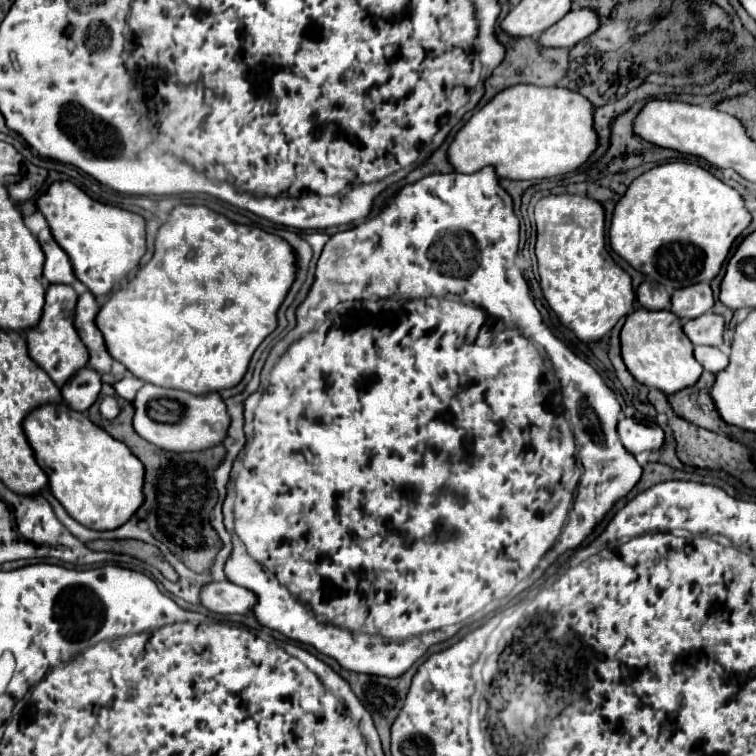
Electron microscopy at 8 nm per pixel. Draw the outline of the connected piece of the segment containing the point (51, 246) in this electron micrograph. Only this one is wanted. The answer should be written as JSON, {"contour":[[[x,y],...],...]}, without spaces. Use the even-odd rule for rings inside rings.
{"contour":[[[44,228],[38,234],[38,242],[46,254],[46,262],[44,262],[44,278],[48,282],[62,282],[62,284],[72,284],[76,280],[74,272],[72,272],[72,264],[68,260],[68,254],[58,246],[58,242],[54,240],[50,228]]]}

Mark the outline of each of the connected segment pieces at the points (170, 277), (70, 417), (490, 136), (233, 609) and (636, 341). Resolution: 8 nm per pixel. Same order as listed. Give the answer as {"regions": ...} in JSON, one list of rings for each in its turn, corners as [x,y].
{"regions":[[[[180,204],[170,212],[168,220],[160,226],[154,244],[156,244],[154,246],[154,258],[144,268],[138,270],[136,278],[130,280],[124,290],[114,292],[96,316],[96,326],[104,334],[104,342],[106,342],[106,348],[110,352],[110,356],[114,360],[122,362],[140,380],[150,382],[154,386],[162,386],[162,388],[176,388],[176,390],[184,390],[184,392],[202,396],[202,394],[208,394],[208,392],[220,392],[224,388],[236,386],[242,380],[242,376],[246,374],[254,350],[278,326],[278,318],[276,318],[278,308],[282,306],[282,302],[284,302],[286,294],[290,292],[290,288],[296,280],[296,274],[298,274],[298,258],[294,254],[294,248],[280,236],[274,236],[274,234],[258,230],[258,228],[250,228],[250,226],[244,226],[244,224],[236,224],[236,222],[228,220],[226,216],[222,216],[222,214],[218,214],[218,212],[214,212],[206,206],[192,206],[192,204]]],[[[46,404],[36,408],[24,420],[26,438],[34,450],[38,466],[48,476],[48,488],[66,512],[86,528],[92,530],[116,530],[124,526],[144,504],[144,468],[142,462],[116,438],[106,434],[100,426],[92,424],[86,414],[66,408],[66,404]]],[[[516,84],[498,92],[484,108],[480,108],[454,136],[454,142],[448,148],[448,160],[454,170],[462,174],[474,174],[484,166],[496,166],[500,178],[510,180],[540,180],[560,176],[572,170],[578,170],[598,148],[598,132],[594,128],[594,104],[570,88],[560,86],[532,86]]],[[[212,582],[202,590],[202,606],[216,614],[250,614],[256,602],[252,590],[232,582]]],[[[638,308],[626,316],[626,324],[620,334],[622,340],[622,358],[632,372],[632,376],[650,388],[664,392],[666,396],[680,392],[694,384],[704,368],[694,360],[692,342],[682,330],[680,318],[674,316],[670,310],[646,310]]]]}

